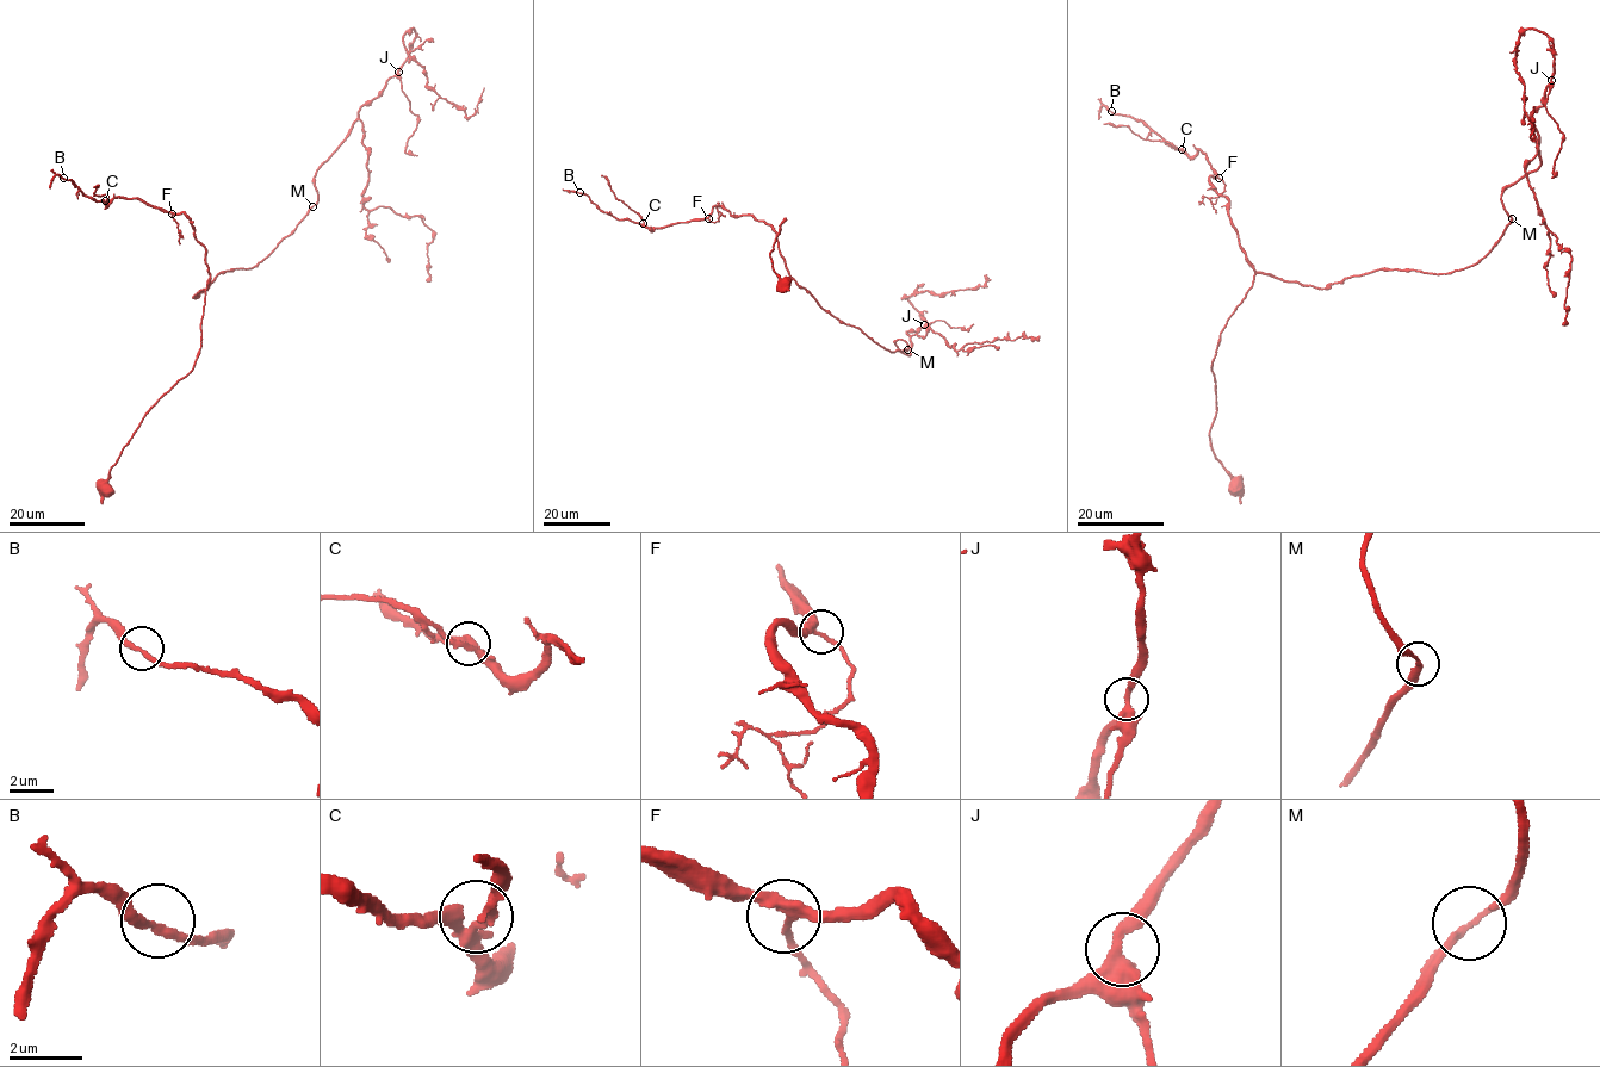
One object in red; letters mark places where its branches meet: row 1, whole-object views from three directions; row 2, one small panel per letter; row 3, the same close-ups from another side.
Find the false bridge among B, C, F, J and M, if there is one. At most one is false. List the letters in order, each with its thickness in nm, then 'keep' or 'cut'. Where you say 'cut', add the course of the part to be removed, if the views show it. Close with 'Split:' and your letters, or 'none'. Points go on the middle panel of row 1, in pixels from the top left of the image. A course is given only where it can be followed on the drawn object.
B: 220 nm | keep
C: 190 nm | keep
F: 240 nm | keep
J: 380 nm | keep
M: 190 nm | keep
Split: none

